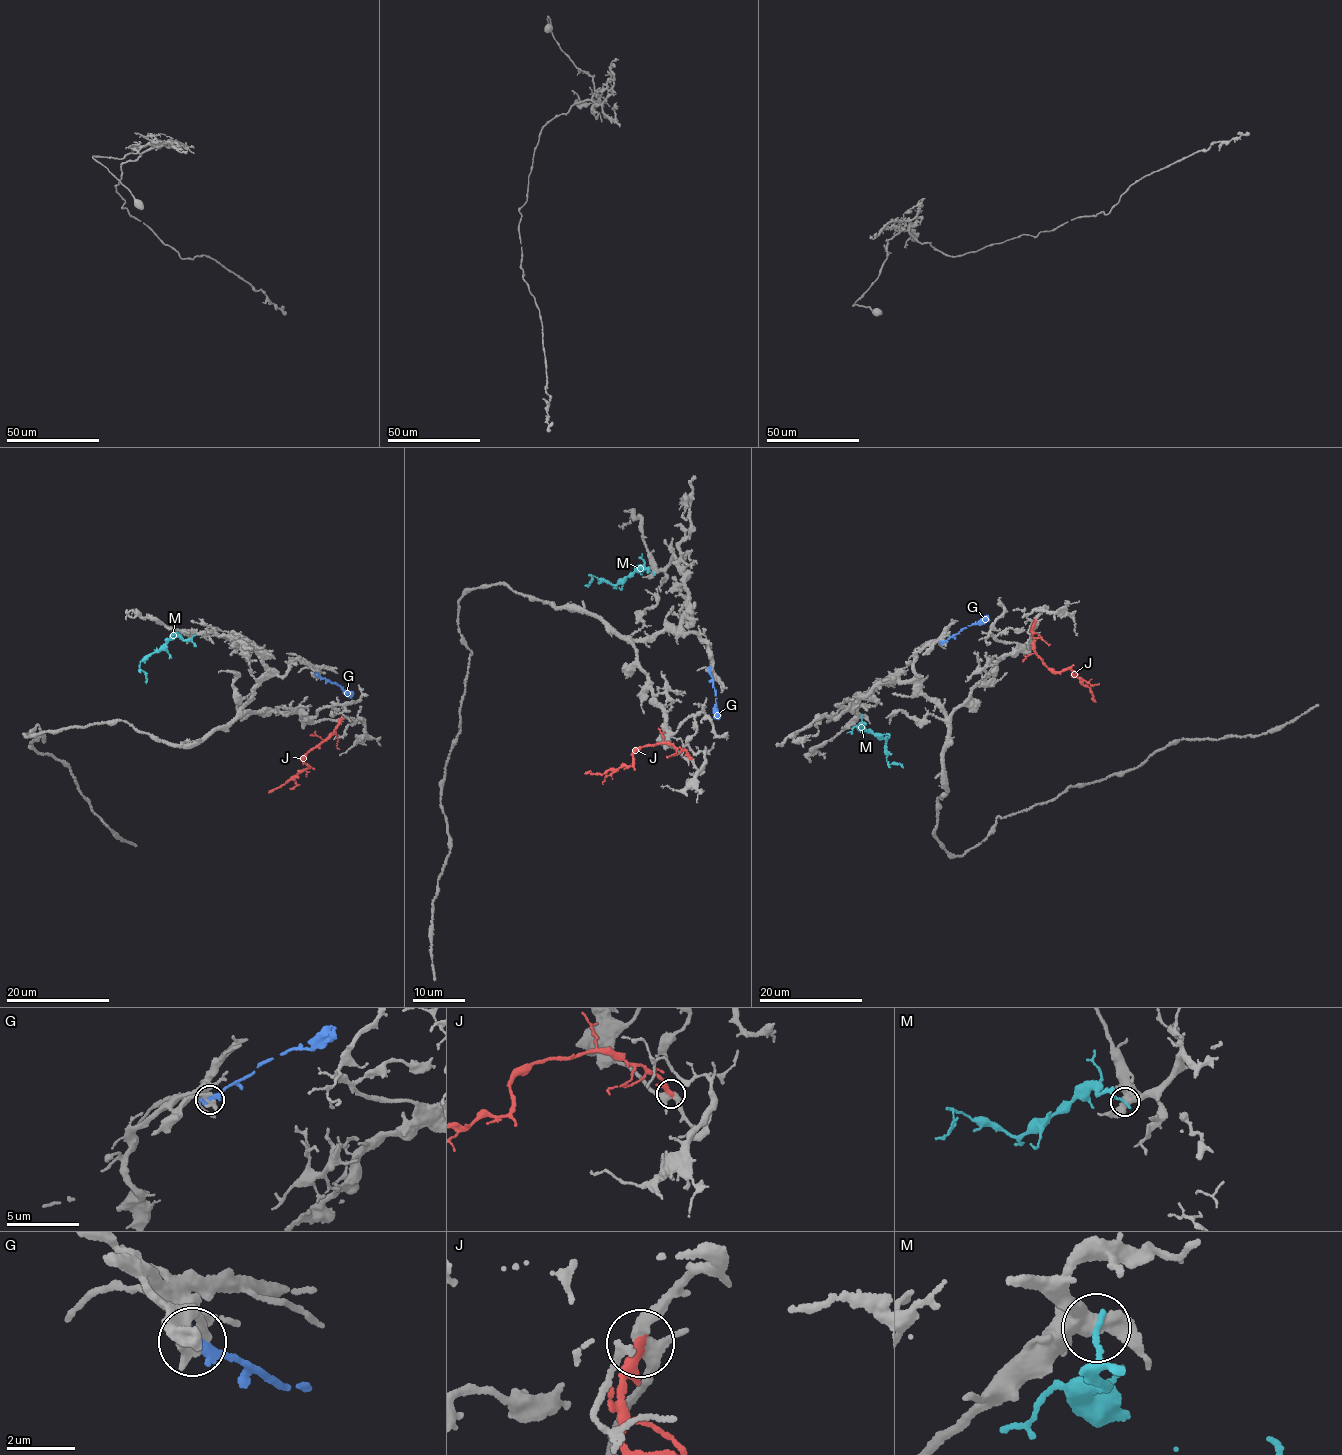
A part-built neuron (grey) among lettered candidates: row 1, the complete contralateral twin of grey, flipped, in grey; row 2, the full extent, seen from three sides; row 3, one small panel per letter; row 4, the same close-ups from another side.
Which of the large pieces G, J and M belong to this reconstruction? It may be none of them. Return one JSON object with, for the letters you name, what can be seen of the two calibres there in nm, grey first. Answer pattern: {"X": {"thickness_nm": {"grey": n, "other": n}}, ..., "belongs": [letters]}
{"belongs": []}

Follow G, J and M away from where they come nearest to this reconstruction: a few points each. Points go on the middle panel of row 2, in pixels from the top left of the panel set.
G: (709, 670), (719, 719)
J: (690, 757), (679, 747), (662, 742), (640, 748), (633, 754), (631, 766), (600, 774), (584, 773)
M: (653, 572), (641, 568), (612, 585), (591, 575), (591, 582), (585, 585)

